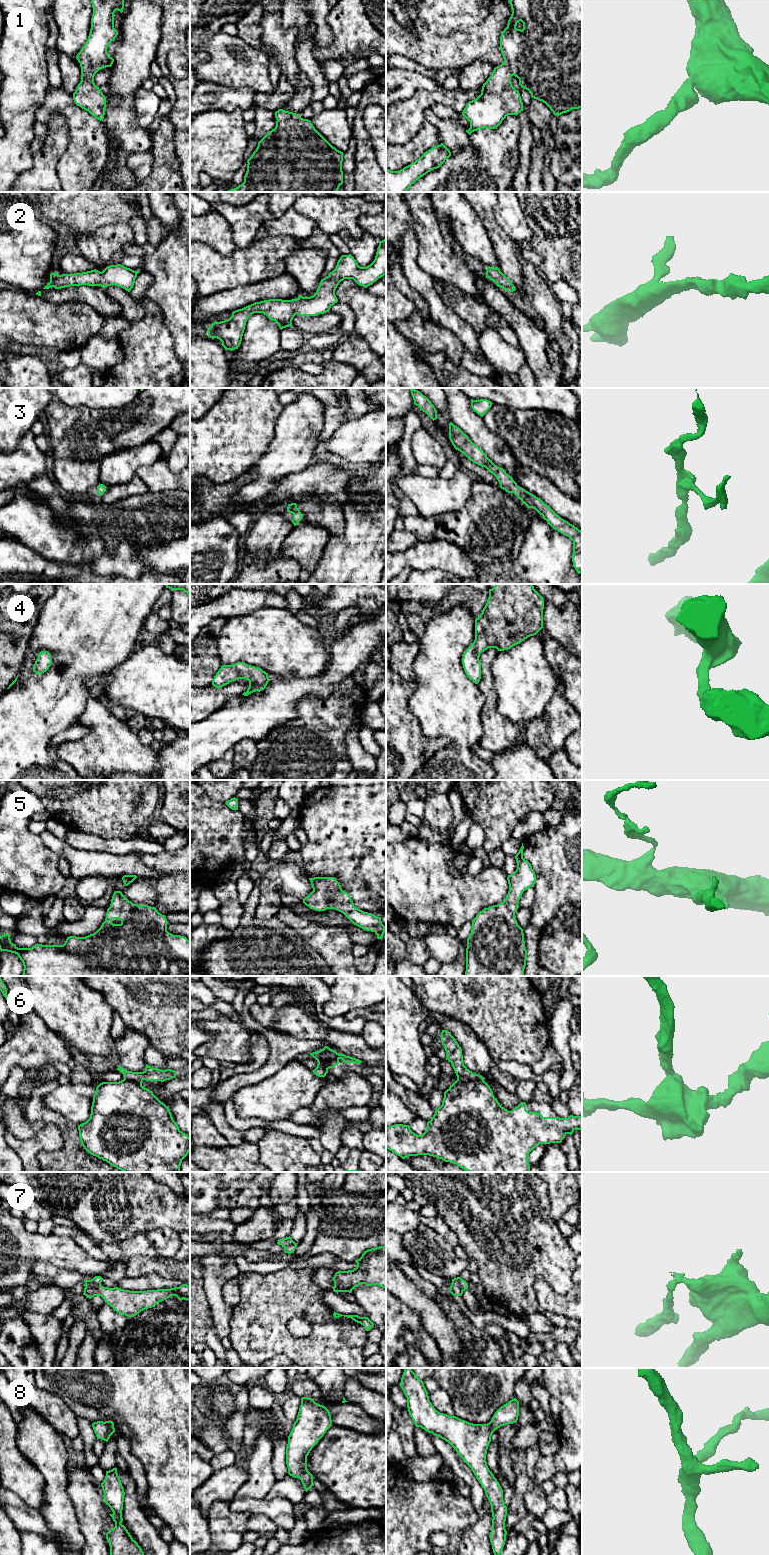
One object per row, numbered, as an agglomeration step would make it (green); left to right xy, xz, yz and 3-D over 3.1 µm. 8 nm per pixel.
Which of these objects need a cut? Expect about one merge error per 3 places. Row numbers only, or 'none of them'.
6, 7

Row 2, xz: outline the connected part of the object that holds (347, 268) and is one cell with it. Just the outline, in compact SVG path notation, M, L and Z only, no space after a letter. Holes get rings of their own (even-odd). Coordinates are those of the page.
M386 239L379 241L375 259L370 265L361 267L351 254L342 255L335 269L321 279L314 295L310 297L299 295L297 299L292 300L269 299L255 302L233 311L227 320L212 323L207 329L208 336L219 339L225 350L233 351L240 346L246 322L252 314L263 313L275 321L282 330L292 325L296 314L309 317L329 312L338 302L335 290L344 279L353 279L358 285L367 288L384 275L386 275Z

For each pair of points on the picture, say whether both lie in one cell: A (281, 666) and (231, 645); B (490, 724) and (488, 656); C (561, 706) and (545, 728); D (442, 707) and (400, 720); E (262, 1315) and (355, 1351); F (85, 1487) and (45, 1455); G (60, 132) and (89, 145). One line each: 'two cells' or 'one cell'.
A: one cell
B: one cell
C: one cell
D: two cells
E: one cell
F: two cells
G: two cells

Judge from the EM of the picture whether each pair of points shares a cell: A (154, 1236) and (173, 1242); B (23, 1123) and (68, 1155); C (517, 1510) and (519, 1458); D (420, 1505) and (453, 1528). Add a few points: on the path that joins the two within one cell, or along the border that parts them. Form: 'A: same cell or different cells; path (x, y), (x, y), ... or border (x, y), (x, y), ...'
A: same cell; path (159, 1238), (168, 1242)
B: different cells; border (24, 1114), (31, 1122), (42, 1121), (45, 1123)
C: same cell; path (518, 1497), (519, 1471)
D: same cell; path (428, 1507), (432, 1507), (445, 1520)

